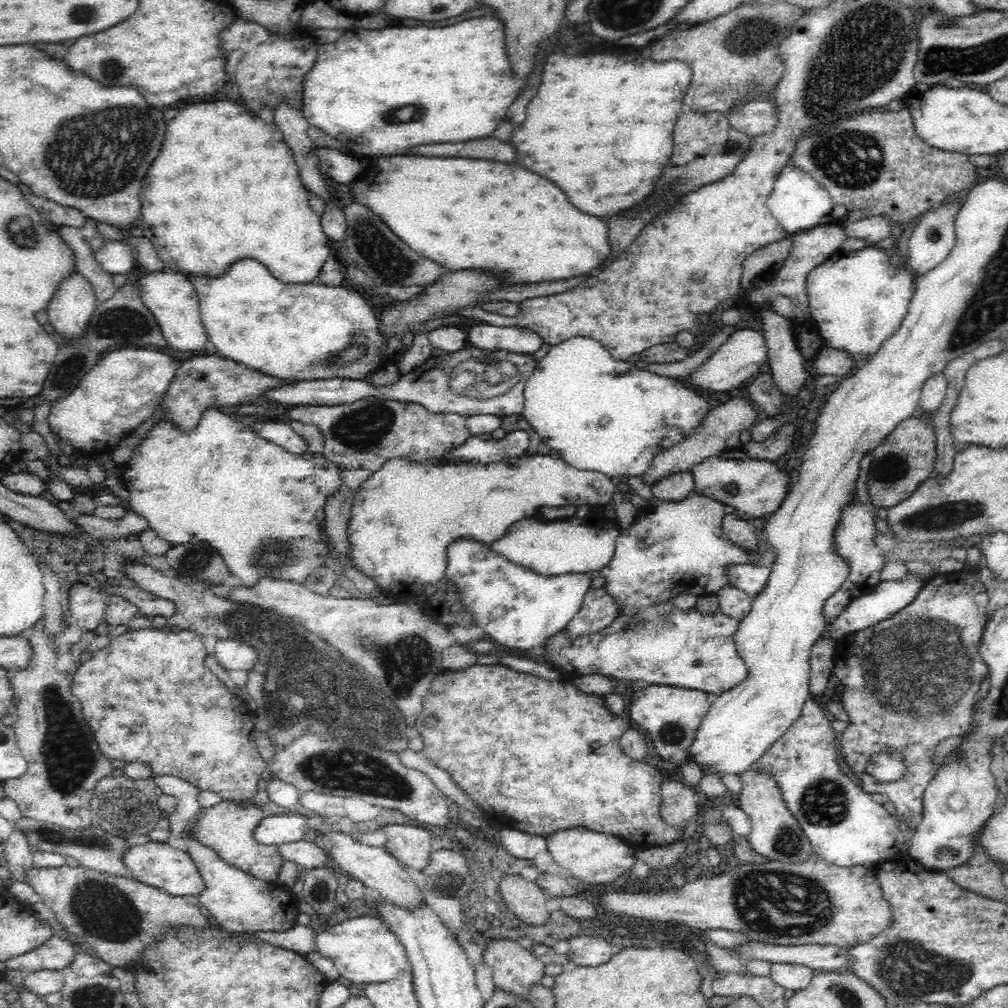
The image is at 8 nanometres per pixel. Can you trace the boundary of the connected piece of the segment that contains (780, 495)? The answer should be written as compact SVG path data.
M740 447L706 458L706 460L691 468L690 473L692 473L694 481L693 491L706 495L706 497L714 499L716 502L721 502L728 510L745 512L754 522L756 520L766 520L778 510L789 492L789 485L791 484L791 482L788 482L790 474L786 476L784 470L780 470L777 463L750 458Z

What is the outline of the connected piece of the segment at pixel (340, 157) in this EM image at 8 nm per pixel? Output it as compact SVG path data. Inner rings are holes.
M317 147L316 154L321 163L322 172L330 174L340 184L356 181L371 166L369 159L354 158L331 147Z

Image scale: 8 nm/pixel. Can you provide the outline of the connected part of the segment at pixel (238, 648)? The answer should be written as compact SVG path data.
M233 639L217 640L214 656L218 664L226 671L247 670L249 671L259 657L253 647L245 646L244 643Z

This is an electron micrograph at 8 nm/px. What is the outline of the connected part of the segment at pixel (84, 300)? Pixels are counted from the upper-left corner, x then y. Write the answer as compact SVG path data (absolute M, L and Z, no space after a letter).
M76 271L59 284L47 306L50 324L66 340L81 337L97 307L90 281Z

